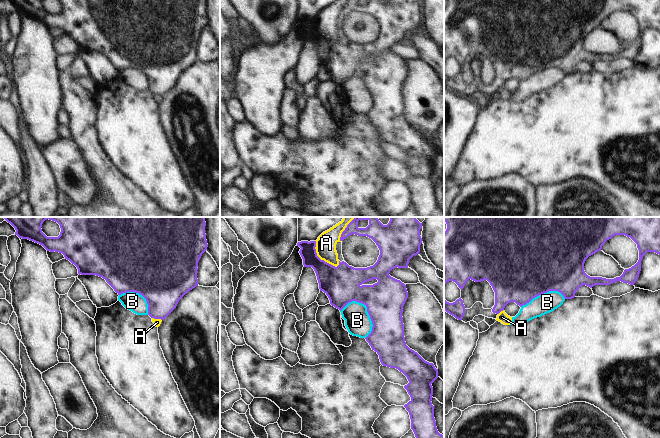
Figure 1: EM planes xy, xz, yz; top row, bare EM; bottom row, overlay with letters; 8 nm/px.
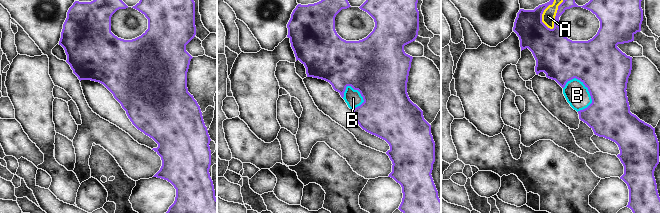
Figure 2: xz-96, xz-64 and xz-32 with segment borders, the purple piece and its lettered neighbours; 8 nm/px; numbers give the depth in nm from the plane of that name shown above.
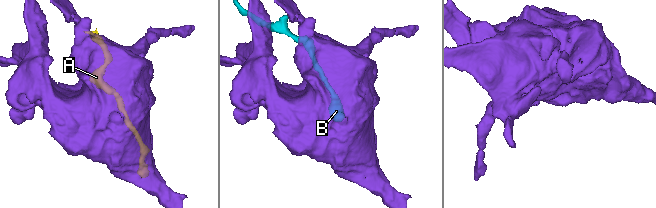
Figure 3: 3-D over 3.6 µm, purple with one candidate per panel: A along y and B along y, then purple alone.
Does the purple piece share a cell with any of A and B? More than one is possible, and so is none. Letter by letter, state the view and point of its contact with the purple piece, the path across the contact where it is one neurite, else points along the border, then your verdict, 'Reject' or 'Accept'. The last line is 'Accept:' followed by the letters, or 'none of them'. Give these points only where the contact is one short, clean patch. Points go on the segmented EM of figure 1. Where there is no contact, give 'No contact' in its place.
A: Touches purple at xz (319, 258). Reject
B: Touches purple at xz (369, 315). Boundary: xz (352, 300), (366, 307), (371, 321), (372, 330), (365, 338). Reject
Accept: none of them

